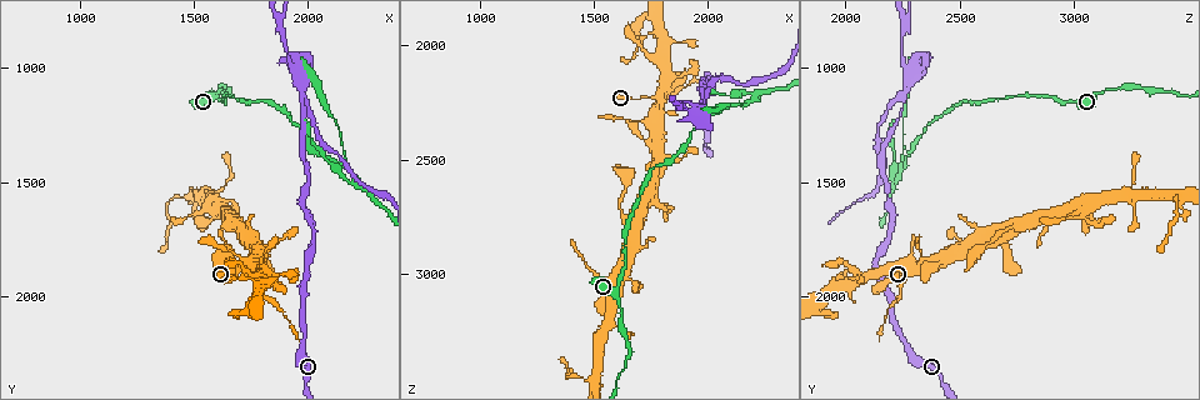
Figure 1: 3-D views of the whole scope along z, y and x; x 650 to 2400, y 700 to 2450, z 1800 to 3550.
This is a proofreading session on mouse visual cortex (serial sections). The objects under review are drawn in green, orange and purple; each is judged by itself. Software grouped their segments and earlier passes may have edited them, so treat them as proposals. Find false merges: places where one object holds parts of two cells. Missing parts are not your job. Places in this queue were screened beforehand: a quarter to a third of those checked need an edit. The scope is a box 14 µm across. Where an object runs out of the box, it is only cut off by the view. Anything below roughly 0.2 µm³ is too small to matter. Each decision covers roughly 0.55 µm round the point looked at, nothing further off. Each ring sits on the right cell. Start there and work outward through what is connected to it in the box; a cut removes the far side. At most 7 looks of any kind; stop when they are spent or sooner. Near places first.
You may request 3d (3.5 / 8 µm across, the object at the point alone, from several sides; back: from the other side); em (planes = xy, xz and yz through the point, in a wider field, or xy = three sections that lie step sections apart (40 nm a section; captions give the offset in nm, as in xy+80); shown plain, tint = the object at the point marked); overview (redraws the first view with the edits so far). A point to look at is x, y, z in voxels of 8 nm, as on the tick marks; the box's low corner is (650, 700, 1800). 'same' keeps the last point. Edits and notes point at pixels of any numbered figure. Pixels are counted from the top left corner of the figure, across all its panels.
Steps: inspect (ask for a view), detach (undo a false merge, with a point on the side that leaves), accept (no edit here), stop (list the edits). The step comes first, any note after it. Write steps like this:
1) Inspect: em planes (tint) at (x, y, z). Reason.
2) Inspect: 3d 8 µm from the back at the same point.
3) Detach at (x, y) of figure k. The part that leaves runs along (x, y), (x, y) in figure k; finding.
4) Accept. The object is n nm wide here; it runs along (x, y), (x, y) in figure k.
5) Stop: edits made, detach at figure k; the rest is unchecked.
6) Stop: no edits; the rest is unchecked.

Inspect: 3d 3.5 µm from the back at (2210, 1510, 2210). Sharp bend.

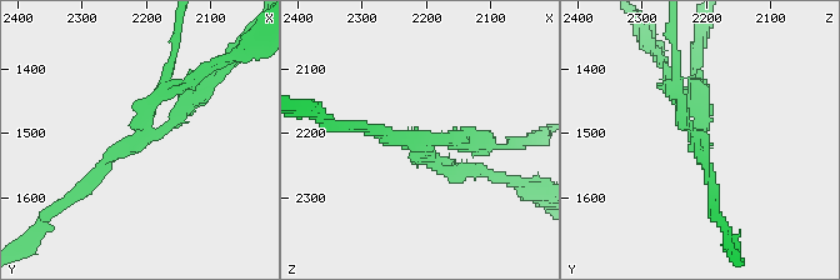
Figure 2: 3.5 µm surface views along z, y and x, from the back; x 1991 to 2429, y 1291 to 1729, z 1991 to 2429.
Inspect: em planes (tint) at (2200, 1505, 2220).

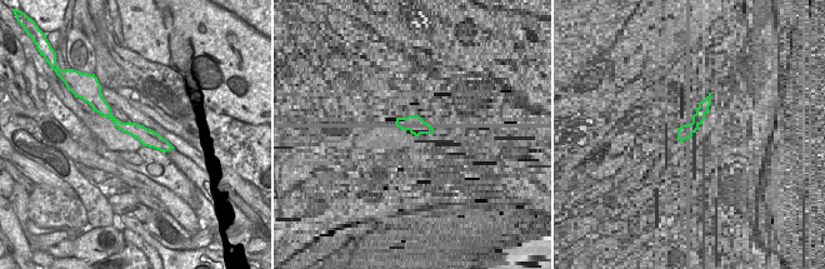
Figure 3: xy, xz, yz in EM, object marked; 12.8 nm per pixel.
Detach at (468, 133) of figure 2. The part that leaves runs along (433, 164), (429, 141), (486, 144) in figure 2; two cells meet here.

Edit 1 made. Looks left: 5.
Inspect: overview. See it whole again.

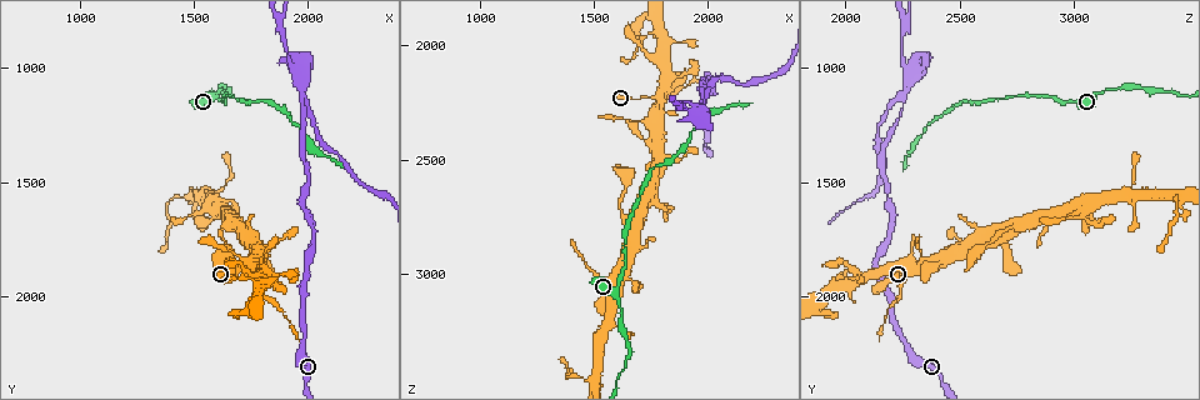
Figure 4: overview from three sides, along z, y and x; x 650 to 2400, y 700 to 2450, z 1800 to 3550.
Inspect: 3d 3.5 µm at (1990, 1130, 2250). Branch point.

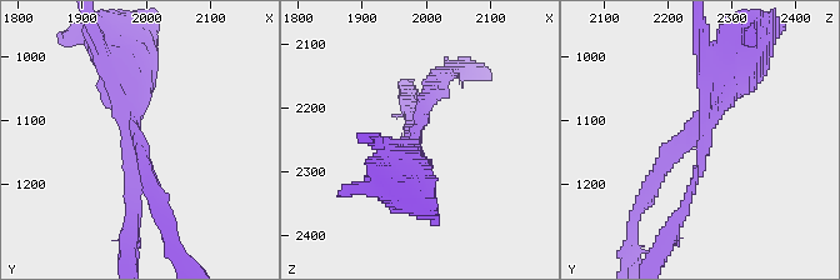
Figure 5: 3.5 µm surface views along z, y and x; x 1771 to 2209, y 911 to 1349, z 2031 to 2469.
Inspect: em xy step 5 (tint) at (1985, 1120, 2255).

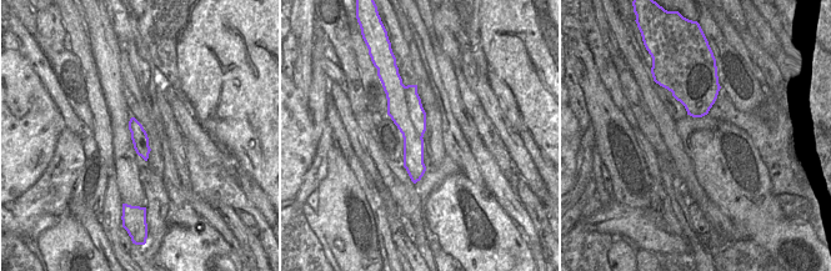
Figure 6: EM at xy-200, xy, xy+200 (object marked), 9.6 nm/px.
Detach at (373, 185) of figure 5. The object is 320 nm wide here; two cells meet here.

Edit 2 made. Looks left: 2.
Stop: edits made, detach at figure 2, detach at figure 5; the rest is unchecked.

